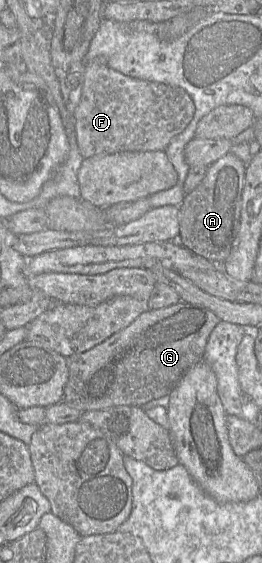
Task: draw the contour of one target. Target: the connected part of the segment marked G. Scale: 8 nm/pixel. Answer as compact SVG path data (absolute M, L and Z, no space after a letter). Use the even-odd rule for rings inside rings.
M183 300L159 309L144 311L127 327L82 353L67 358L68 379L63 400L81 412L106 409L118 405L141 407L143 404L169 395L184 373L203 361L209 336L220 319L209 309Z

